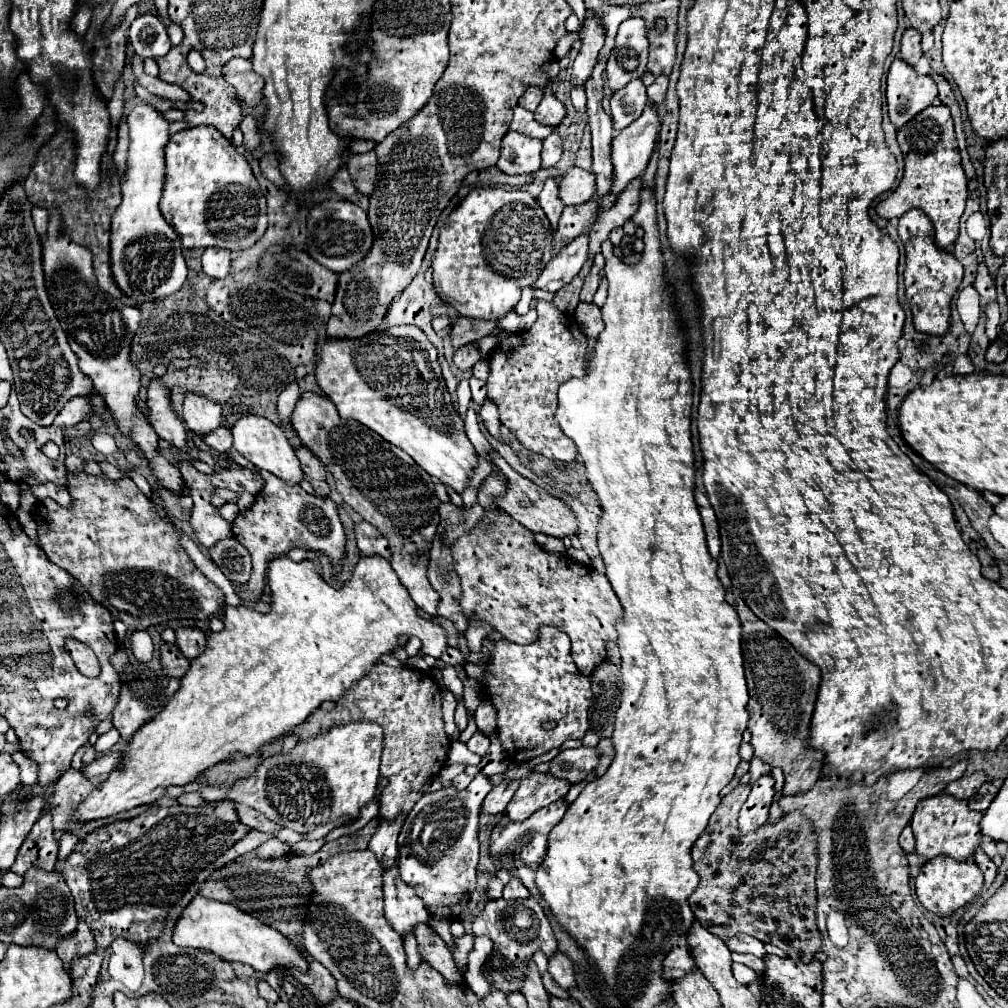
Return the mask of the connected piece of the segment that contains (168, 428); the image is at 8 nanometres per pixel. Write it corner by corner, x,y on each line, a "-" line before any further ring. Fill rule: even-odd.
153,380
147,386
147,406
149,406
149,424
153,426
157,436
167,440
171,448
189,452
185,424
173,410
171,392
167,386
163,386
163,382

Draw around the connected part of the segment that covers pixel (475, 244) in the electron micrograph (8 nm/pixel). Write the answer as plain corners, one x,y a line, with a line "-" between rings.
473,188
467,198
449,214
439,232
439,246
433,252
433,286
439,298
459,310
467,318
499,320
515,308
521,298
521,290
531,286
541,270
551,260
553,230
537,200
523,190
505,188

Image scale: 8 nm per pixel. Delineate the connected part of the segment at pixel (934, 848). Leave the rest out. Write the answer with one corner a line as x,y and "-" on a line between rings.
945,792
923,798
911,818
911,828
917,840
917,854
923,856
925,860
931,860
939,854
951,856
955,860
967,860
981,842
981,830
979,830
981,818
983,818
981,812
969,810
967,800
953,798

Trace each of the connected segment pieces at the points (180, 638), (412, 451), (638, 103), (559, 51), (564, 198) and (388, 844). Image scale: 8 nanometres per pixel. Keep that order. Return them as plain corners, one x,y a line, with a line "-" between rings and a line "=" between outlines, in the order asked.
177,628
175,634
177,634
177,640
175,640
177,648
189,660
197,658
207,646
207,634
201,632
199,628
=
393,326
387,330
375,330
359,340
325,338
321,344
321,358
315,364
315,378
323,394
327,394
339,410
341,418
353,418
371,428
381,438
407,452
423,470
439,478
445,486
453,486
459,494
463,492
473,468
477,466
477,456
465,434
463,420
455,412
451,396
445,388
437,350
427,340
423,330
417,326
=
631,80
625,88
613,92
611,96
611,118
613,128
623,130
635,122
647,106
647,90
641,80
=
575,32
575,34
565,34
565,38
559,40
559,44
557,44
557,48
555,48
555,56
557,56
557,58
567,56
567,52
569,52
569,48
571,48
571,44
573,44
575,40
577,40
577,32
=
571,168
559,180
559,198
565,206
575,206
595,196
595,176
583,168
=
405,814
395,818
393,822
389,820
379,820
375,834
371,836
369,848
375,852
375,856
383,862
383,866
391,866
397,858
397,836
401,832
401,826
405,822

